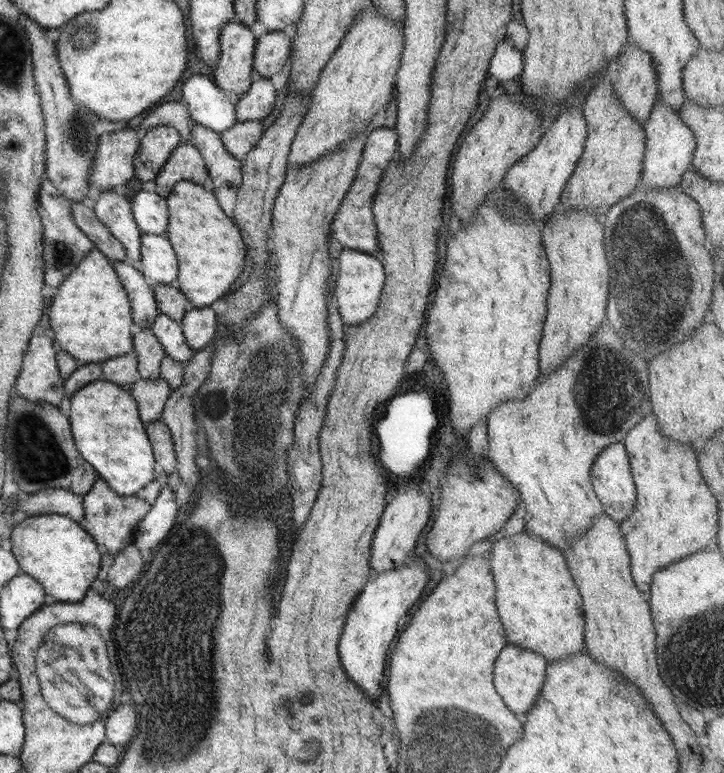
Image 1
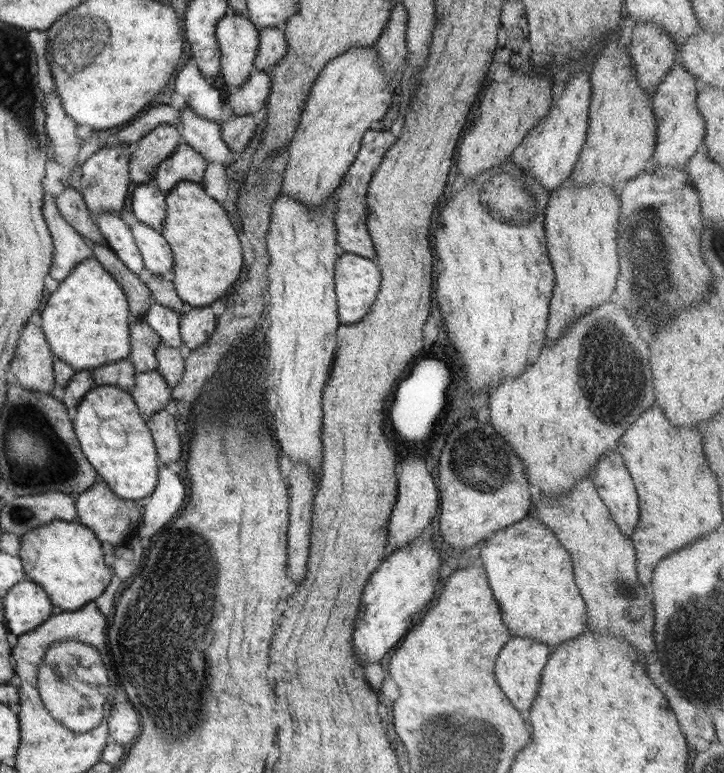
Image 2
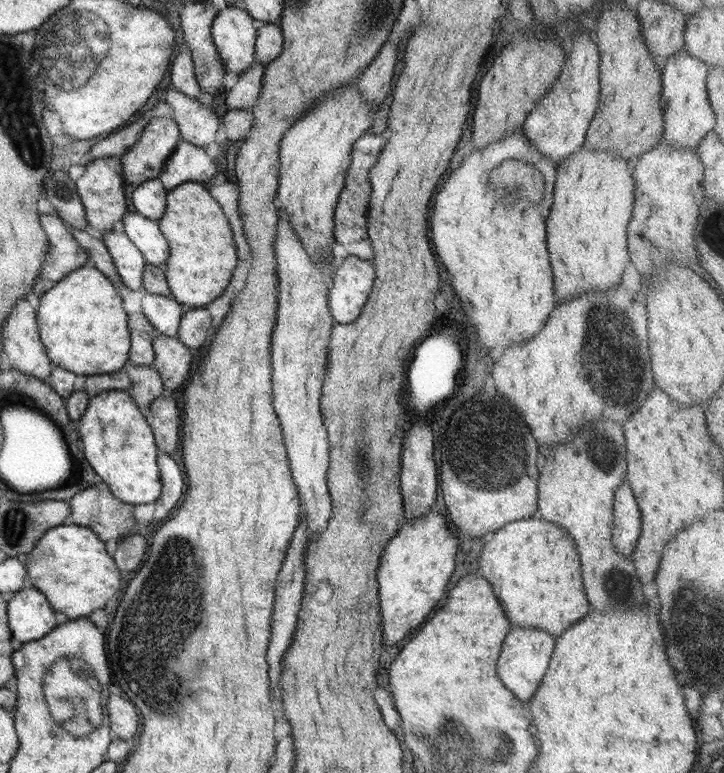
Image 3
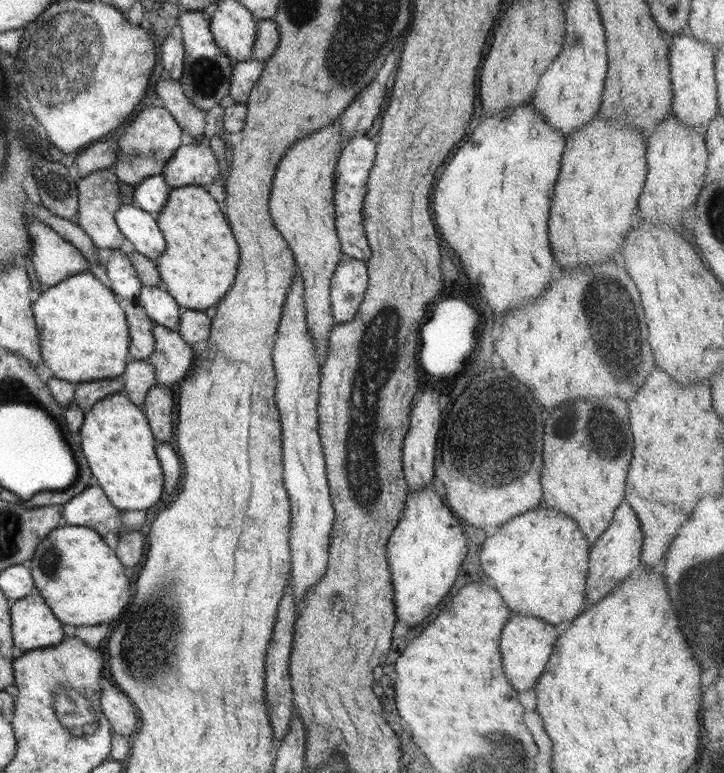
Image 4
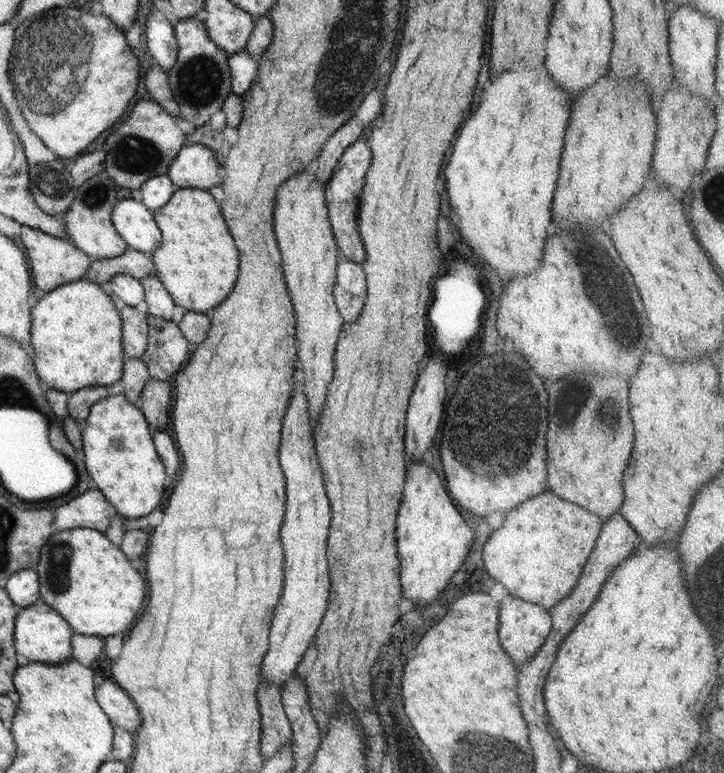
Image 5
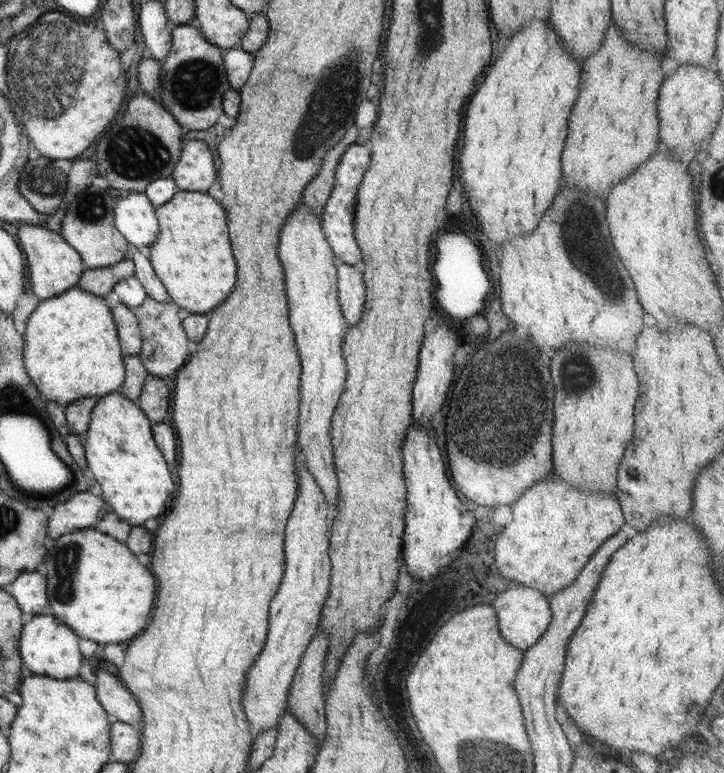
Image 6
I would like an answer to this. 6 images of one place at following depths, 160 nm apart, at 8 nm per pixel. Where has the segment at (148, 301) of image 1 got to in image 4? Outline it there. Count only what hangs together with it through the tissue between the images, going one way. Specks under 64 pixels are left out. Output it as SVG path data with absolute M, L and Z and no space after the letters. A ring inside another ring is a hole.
M30 206L29 215L41 221L44 220L50 228L53 228L60 236L63 236L64 240L67 240L67 242L70 242L78 249L86 257L90 265L98 264L98 248L92 244L92 238L86 234L85 230L78 223L74 224L69 220L49 213L45 207L39 207L38 211L41 212L38 214L37 212L34 214L33 211L33 206Z

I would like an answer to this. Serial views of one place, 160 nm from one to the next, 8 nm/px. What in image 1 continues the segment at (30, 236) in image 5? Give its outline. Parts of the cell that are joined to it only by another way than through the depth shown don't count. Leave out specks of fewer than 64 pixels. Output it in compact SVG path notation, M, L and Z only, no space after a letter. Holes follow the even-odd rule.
M44 179L38 191L39 215L42 221L42 232L44 249L42 258L44 261L44 280L48 286L58 288L66 276L80 264L80 261L92 250L95 245L92 240L80 230L72 216L72 205L66 197L63 197L58 189L49 181Z

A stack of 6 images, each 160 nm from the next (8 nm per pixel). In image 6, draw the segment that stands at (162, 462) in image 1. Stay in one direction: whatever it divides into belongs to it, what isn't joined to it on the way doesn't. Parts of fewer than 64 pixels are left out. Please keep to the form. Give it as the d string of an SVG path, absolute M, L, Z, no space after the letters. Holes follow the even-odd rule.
M149 374L144 381L142 394L136 403L146 413L150 422L162 423L170 408L170 383L167 378Z

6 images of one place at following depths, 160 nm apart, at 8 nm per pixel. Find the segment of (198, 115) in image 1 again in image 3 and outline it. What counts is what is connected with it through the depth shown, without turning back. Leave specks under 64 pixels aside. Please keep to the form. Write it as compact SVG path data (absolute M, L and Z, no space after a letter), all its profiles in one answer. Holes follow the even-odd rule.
M188 46L178 47L170 65L171 88L197 100L202 89L196 80L195 64Z

